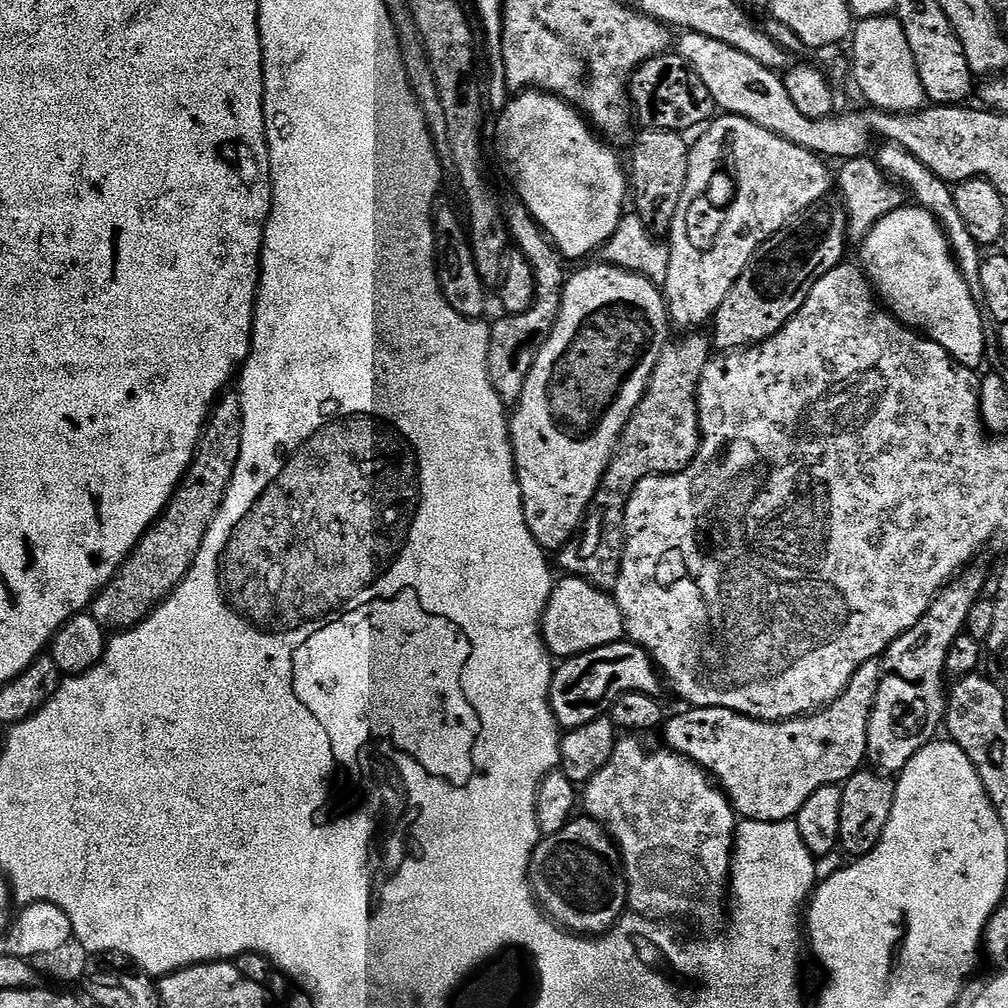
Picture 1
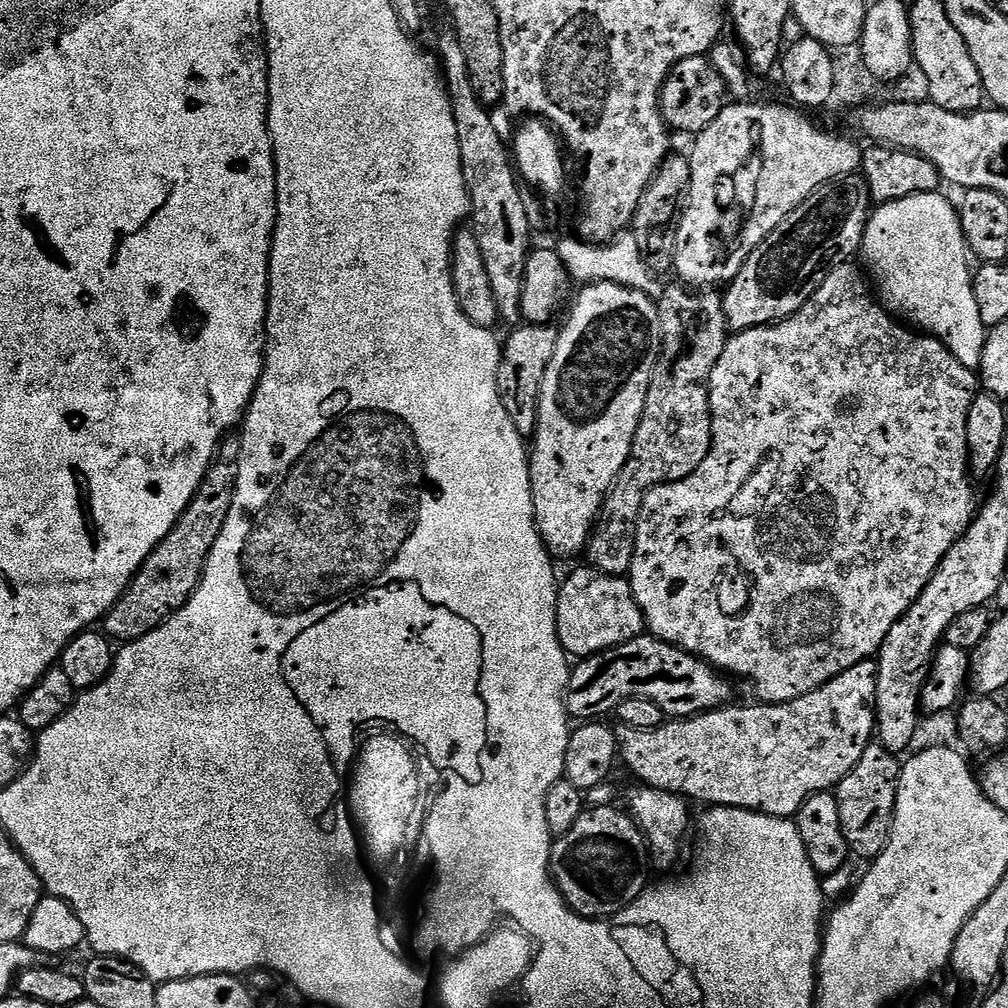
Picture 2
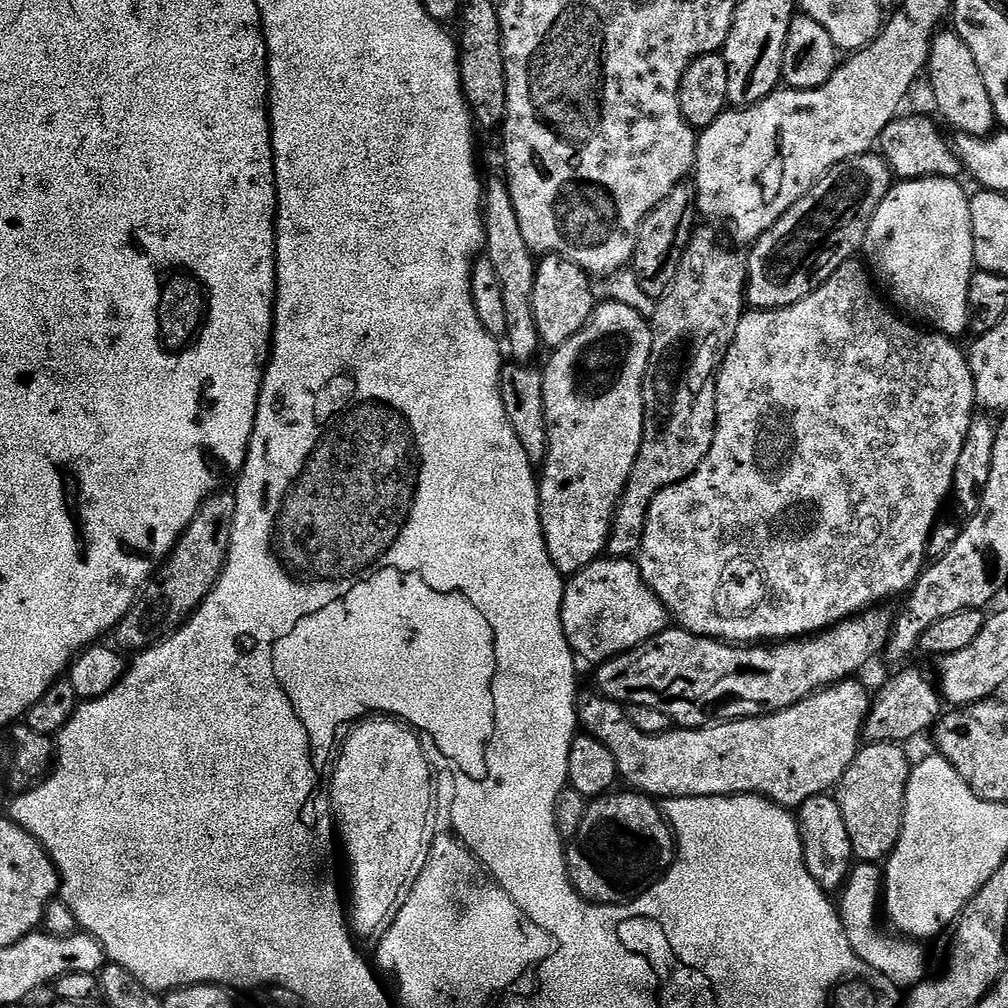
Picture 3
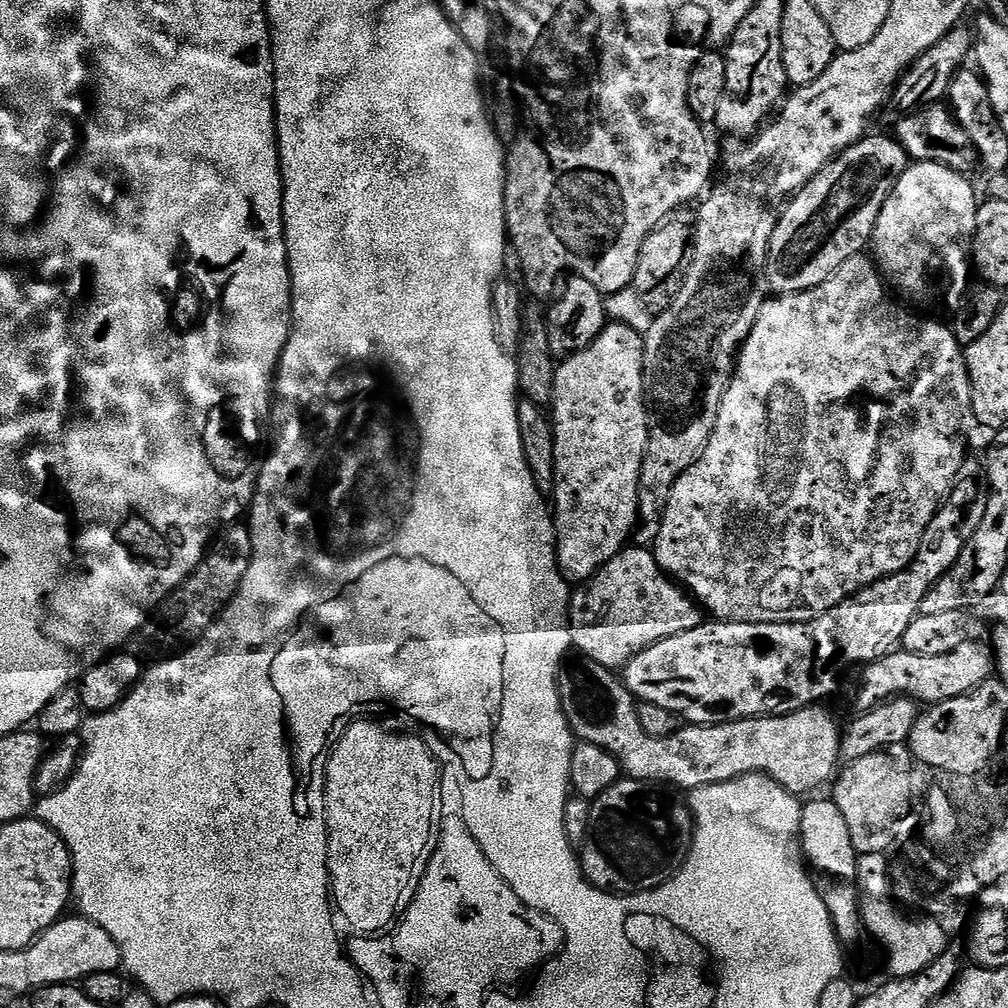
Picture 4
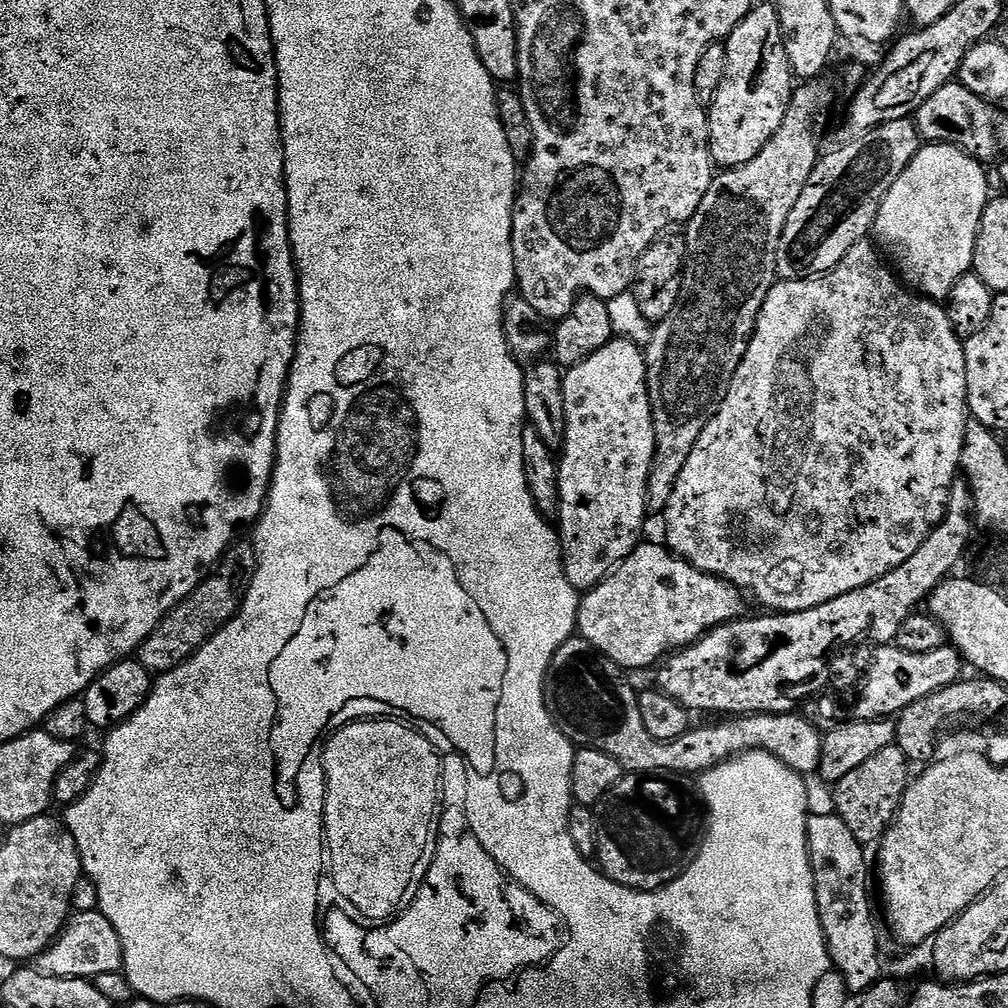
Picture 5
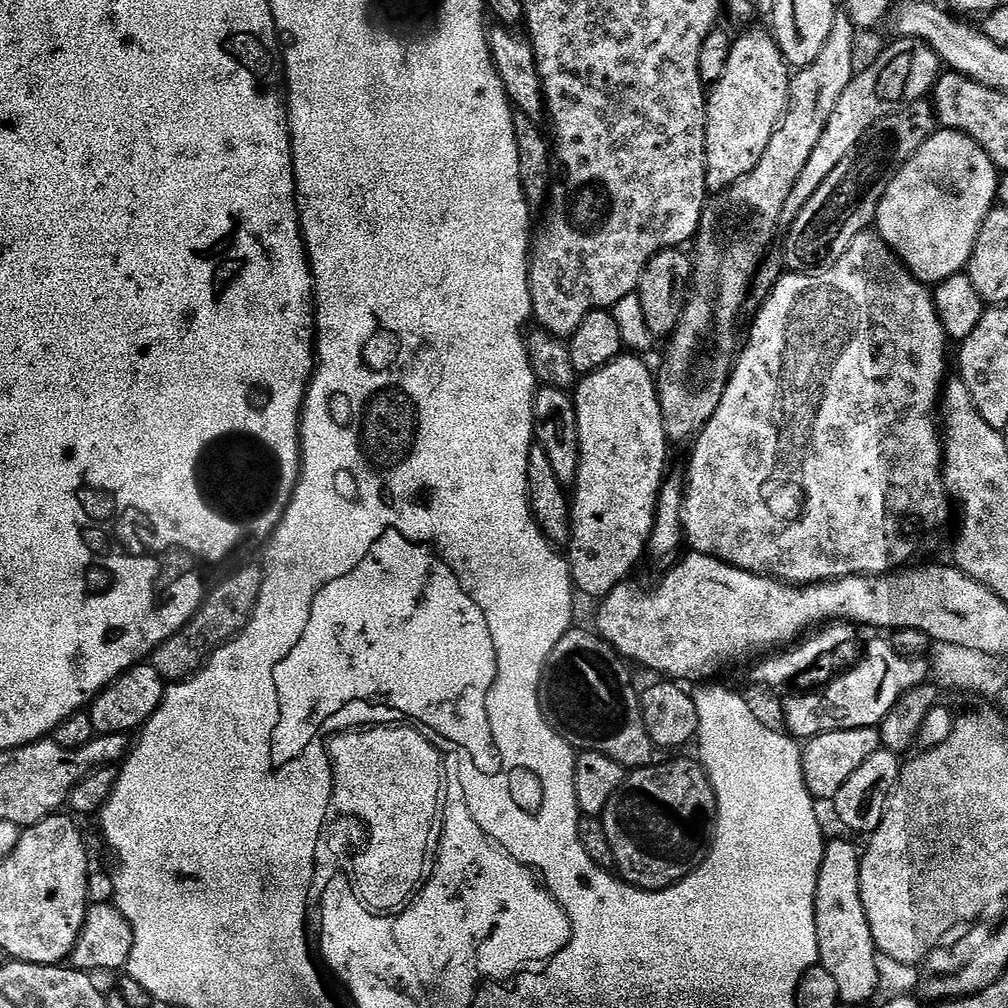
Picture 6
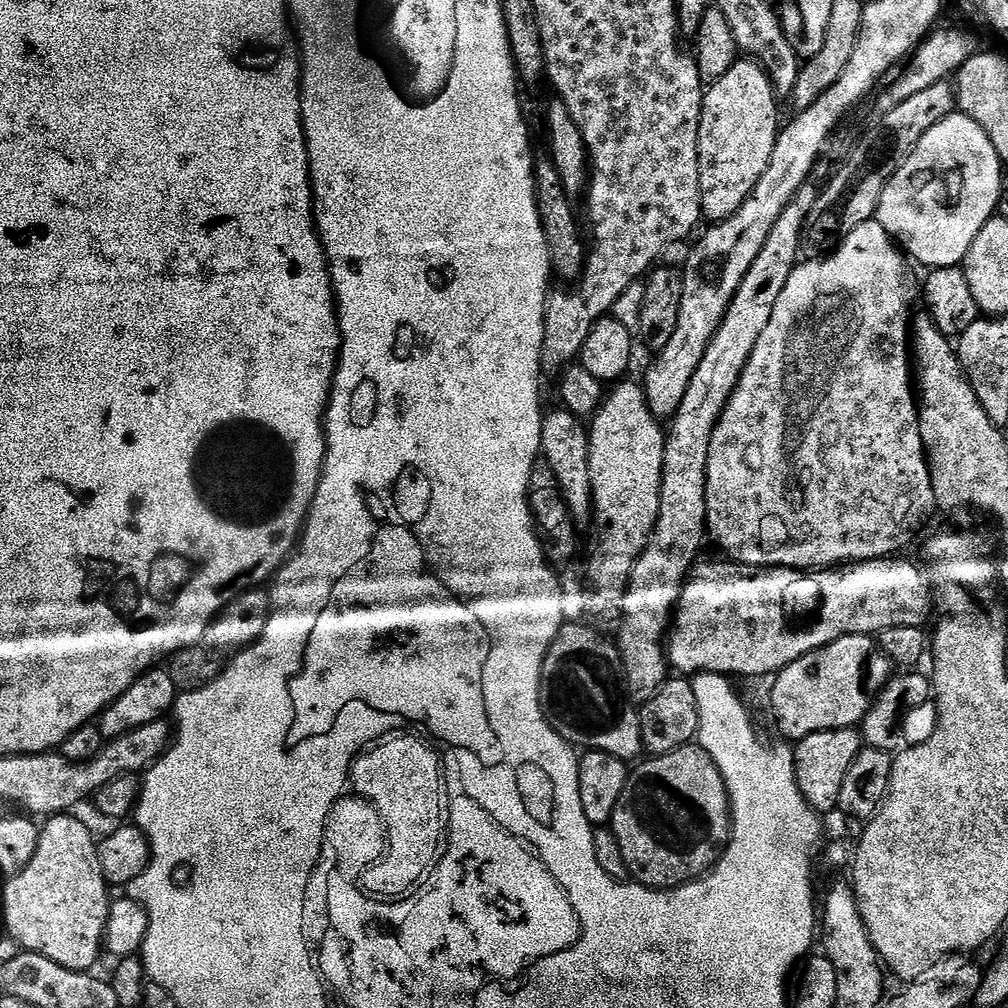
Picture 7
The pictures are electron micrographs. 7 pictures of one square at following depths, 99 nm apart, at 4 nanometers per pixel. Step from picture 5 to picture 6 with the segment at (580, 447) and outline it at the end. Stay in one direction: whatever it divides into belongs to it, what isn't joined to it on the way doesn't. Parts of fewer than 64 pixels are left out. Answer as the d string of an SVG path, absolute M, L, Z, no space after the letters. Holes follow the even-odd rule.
M621 354L612 359L609 364L602 366L597 372L589 372L579 377L578 383L574 388L574 399L576 401L576 413L578 414L578 442L580 443L580 461L578 462L578 474L574 491L570 496L572 506L572 531L570 539L566 545L566 559L568 569L572 575L572 583L575 591L584 596L596 596L603 598L608 596L616 589L619 584L625 583L628 576L636 568L636 563L643 556L646 556L648 539L652 537L652 527L656 521L656 503L660 497L660 487L666 479L664 467L668 464L668 447L670 441L664 429L664 415L660 409L660 395L656 392L657 377L643 364L641 357L636 354Z

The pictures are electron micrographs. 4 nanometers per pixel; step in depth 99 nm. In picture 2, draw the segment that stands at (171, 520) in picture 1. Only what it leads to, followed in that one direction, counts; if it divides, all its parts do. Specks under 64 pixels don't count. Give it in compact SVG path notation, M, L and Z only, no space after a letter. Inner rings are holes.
M217 459L198 486L192 501L176 525L140 567L115 606L104 615L102 631L113 642L137 640L150 634L159 624L171 618L192 596L204 575L204 563L234 502L236 493L236 460Z

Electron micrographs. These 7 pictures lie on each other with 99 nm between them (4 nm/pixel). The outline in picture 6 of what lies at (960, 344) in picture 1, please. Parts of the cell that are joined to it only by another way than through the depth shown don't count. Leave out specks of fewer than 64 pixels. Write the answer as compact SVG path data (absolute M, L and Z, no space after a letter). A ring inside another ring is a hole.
M938 130L927 140L914 155L906 161L900 168L900 173L892 179L890 186L886 190L886 194L880 200L880 205L876 211L874 221L875 231L884 239L885 244L892 249L895 259L899 260L903 267L907 268L911 275L915 276L919 283L925 286L935 286L941 284L946 278L950 278L954 274L964 272L968 267L968 260L972 256L972 251L976 245L976 239L980 233L980 227L989 212L992 211L997 203L996 185L998 183L998 169L992 163L992 159L986 154L986 150L982 150L982 146L978 146L978 142L974 142L966 134L961 132L950 132L947 130Z

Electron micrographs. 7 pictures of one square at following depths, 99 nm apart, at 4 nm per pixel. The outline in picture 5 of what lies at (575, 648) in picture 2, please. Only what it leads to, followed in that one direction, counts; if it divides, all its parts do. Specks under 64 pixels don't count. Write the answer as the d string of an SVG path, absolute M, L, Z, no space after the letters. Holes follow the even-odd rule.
M642 542L628 555L597 588L583 593L578 610L576 626L579 635L593 644L606 658L613 660L619 668L648 668L659 665L669 654L688 647L700 639L711 628L729 624L743 617L745 593L721 576L711 576L672 555L663 543Z

